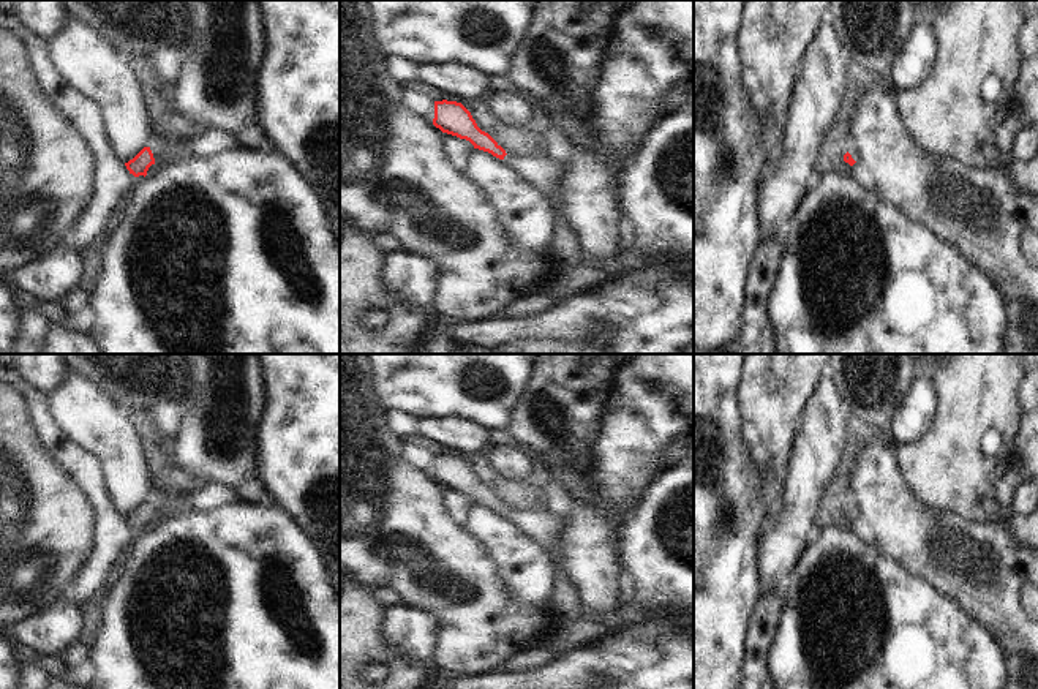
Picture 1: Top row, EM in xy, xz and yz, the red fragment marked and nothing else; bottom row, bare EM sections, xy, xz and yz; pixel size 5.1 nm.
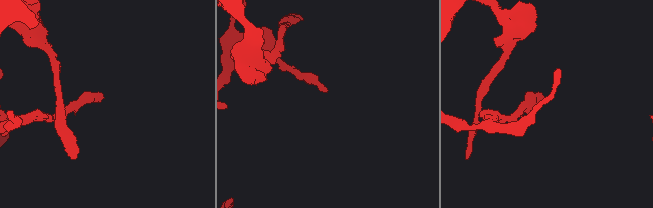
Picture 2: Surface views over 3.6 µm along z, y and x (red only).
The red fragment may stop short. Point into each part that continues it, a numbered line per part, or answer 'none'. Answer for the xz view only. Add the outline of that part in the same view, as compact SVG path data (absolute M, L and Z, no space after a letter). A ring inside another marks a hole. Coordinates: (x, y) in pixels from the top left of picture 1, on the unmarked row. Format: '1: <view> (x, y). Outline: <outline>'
1: xz (545, 527). Outline: M548 490L548 506L540 510L518 512L506 509L504 518L513 523L525 536L536 540L555 561L555 582L551 585L551 605L564 621L577 618L594 619L581 602L567 575L559 567L559 540L566 520L572 517L567 499L553 490Z

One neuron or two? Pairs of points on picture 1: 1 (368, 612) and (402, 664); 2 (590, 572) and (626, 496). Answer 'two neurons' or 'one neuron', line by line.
1: one neuron
2: one neuron

